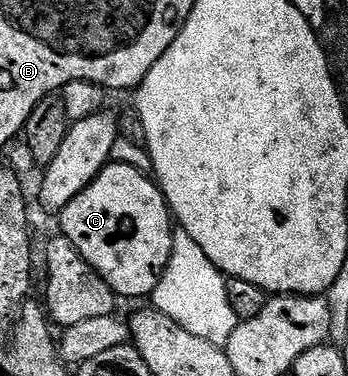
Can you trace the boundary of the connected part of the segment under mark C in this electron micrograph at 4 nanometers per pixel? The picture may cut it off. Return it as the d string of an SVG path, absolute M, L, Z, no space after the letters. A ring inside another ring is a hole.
M122 161L109 162L88 187L77 193L73 201L70 201L69 205L65 206L65 209L58 214L57 222L59 222L58 230L69 241L73 241L73 249L77 249L77 253L81 253L81 257L85 257L85 261L89 261L89 265L93 265L95 272L115 290L115 294L120 300L143 299L146 295L147 298L154 296L155 286L159 284L159 278L165 273L165 269L169 265L169 257L173 253L173 237L176 228L173 226L173 216L170 207L167 205L167 199L164 197L158 183L148 172L133 169L133 165L125 165Z

